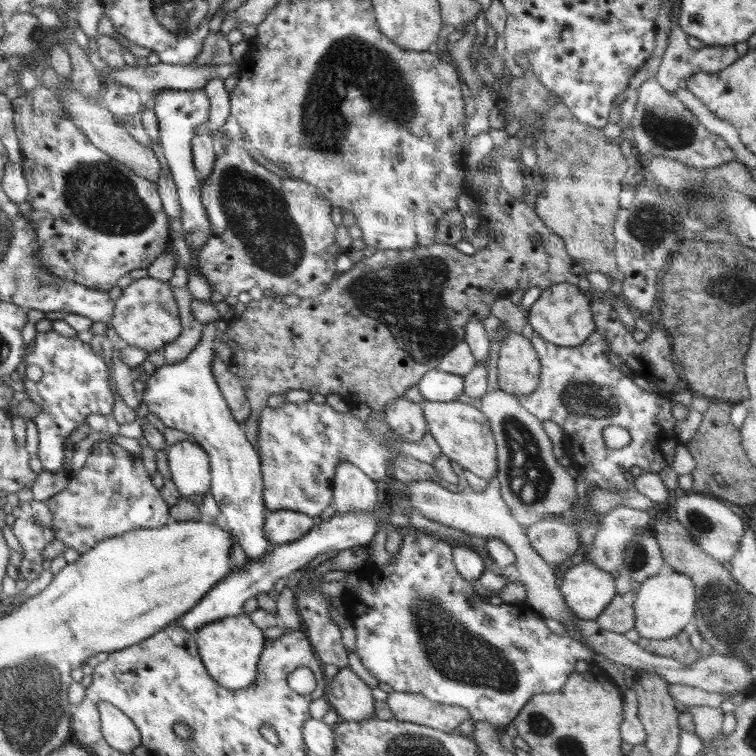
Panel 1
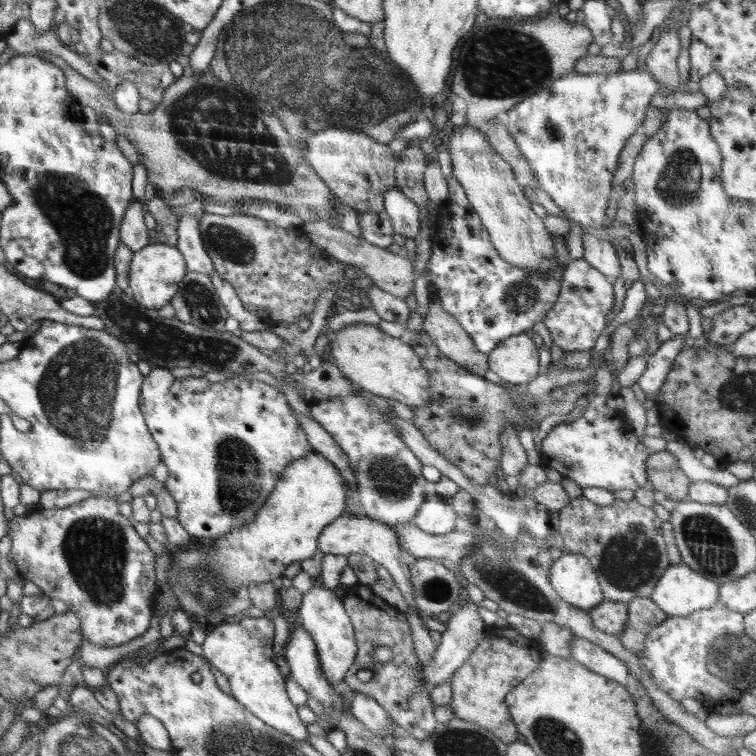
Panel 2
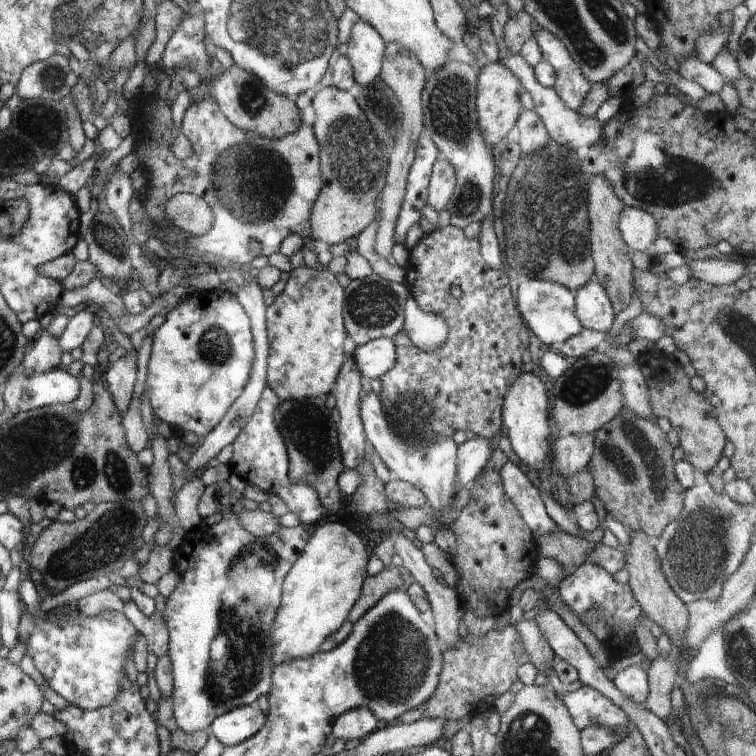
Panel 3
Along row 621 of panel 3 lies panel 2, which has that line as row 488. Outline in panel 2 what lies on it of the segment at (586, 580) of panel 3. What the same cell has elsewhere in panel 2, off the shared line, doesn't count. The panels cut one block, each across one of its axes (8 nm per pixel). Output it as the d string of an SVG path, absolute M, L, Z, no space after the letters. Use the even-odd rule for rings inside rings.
M606 362L596 370L595 374L588 380L582 383L575 383L584 385L587 382L594 382L594 389L588 392L590 405L588 409L582 414L581 418L568 423L556 425L548 433L546 438L542 440L541 455L550 458L548 466L556 472L560 472L564 479L570 478L572 482L576 482L580 488L588 488L591 486L598 486L598 488L607 488L611 490L633 490L637 488L648 487L648 476L646 476L646 459L650 456L650 451L645 448L643 443L639 442L631 423L625 419L622 411L609 408L606 404L607 397L614 397L617 390L621 388L617 378L612 374Z

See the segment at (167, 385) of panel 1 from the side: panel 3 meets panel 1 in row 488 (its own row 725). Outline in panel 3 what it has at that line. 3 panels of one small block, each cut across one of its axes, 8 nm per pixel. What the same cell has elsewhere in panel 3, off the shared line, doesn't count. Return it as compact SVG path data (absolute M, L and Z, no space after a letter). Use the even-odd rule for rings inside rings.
M250 704L233 708L230 712L217 716L210 723L208 730L224 746L229 747L254 736L265 722L265 714L256 704Z

